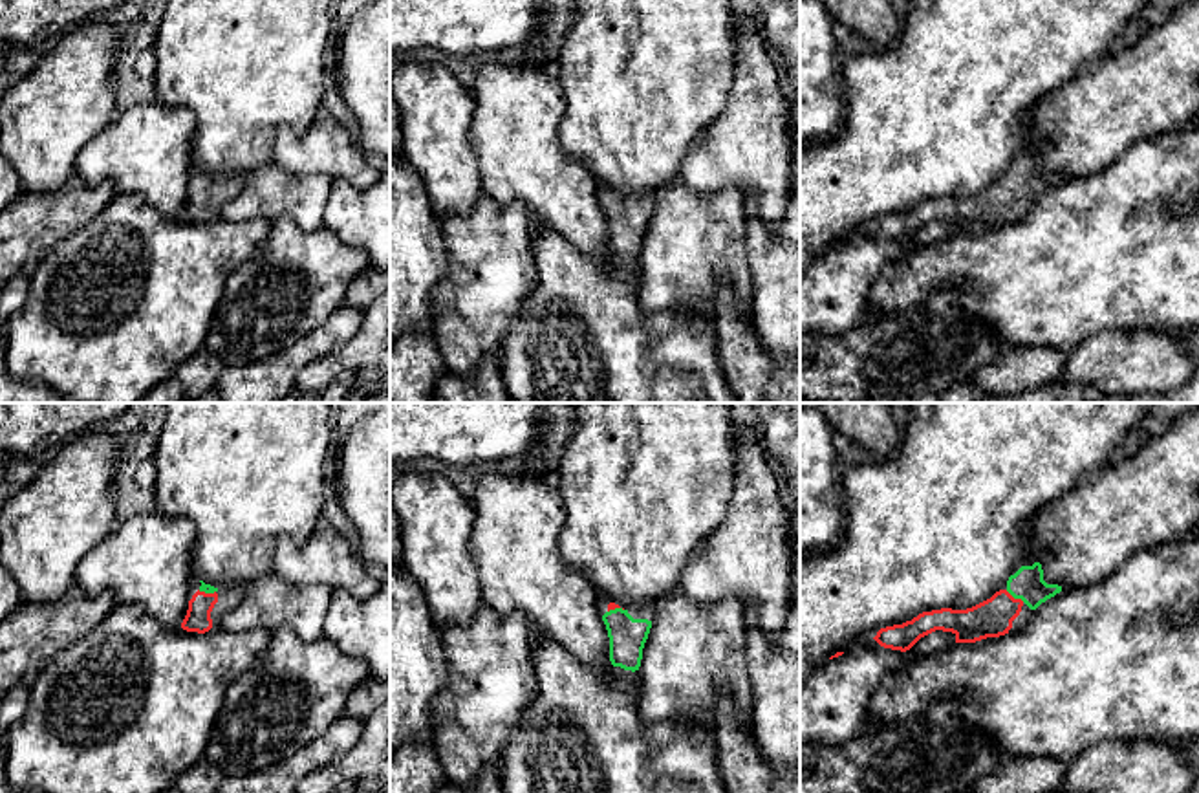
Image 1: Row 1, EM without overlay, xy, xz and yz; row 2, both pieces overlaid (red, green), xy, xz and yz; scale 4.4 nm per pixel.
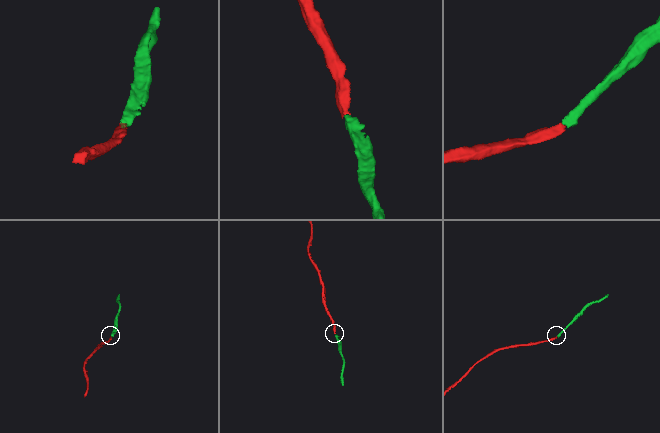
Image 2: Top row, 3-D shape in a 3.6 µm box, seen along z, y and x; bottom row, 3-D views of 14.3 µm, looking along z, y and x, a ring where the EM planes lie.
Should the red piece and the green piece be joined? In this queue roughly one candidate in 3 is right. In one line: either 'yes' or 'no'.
yes

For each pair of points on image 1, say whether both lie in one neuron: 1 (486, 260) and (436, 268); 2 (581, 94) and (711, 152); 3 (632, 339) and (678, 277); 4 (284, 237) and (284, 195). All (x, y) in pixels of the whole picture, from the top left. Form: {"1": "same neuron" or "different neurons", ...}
{"1": "different neurons", "2": "different neurons", "3": "different neurons", "4": "different neurons"}

